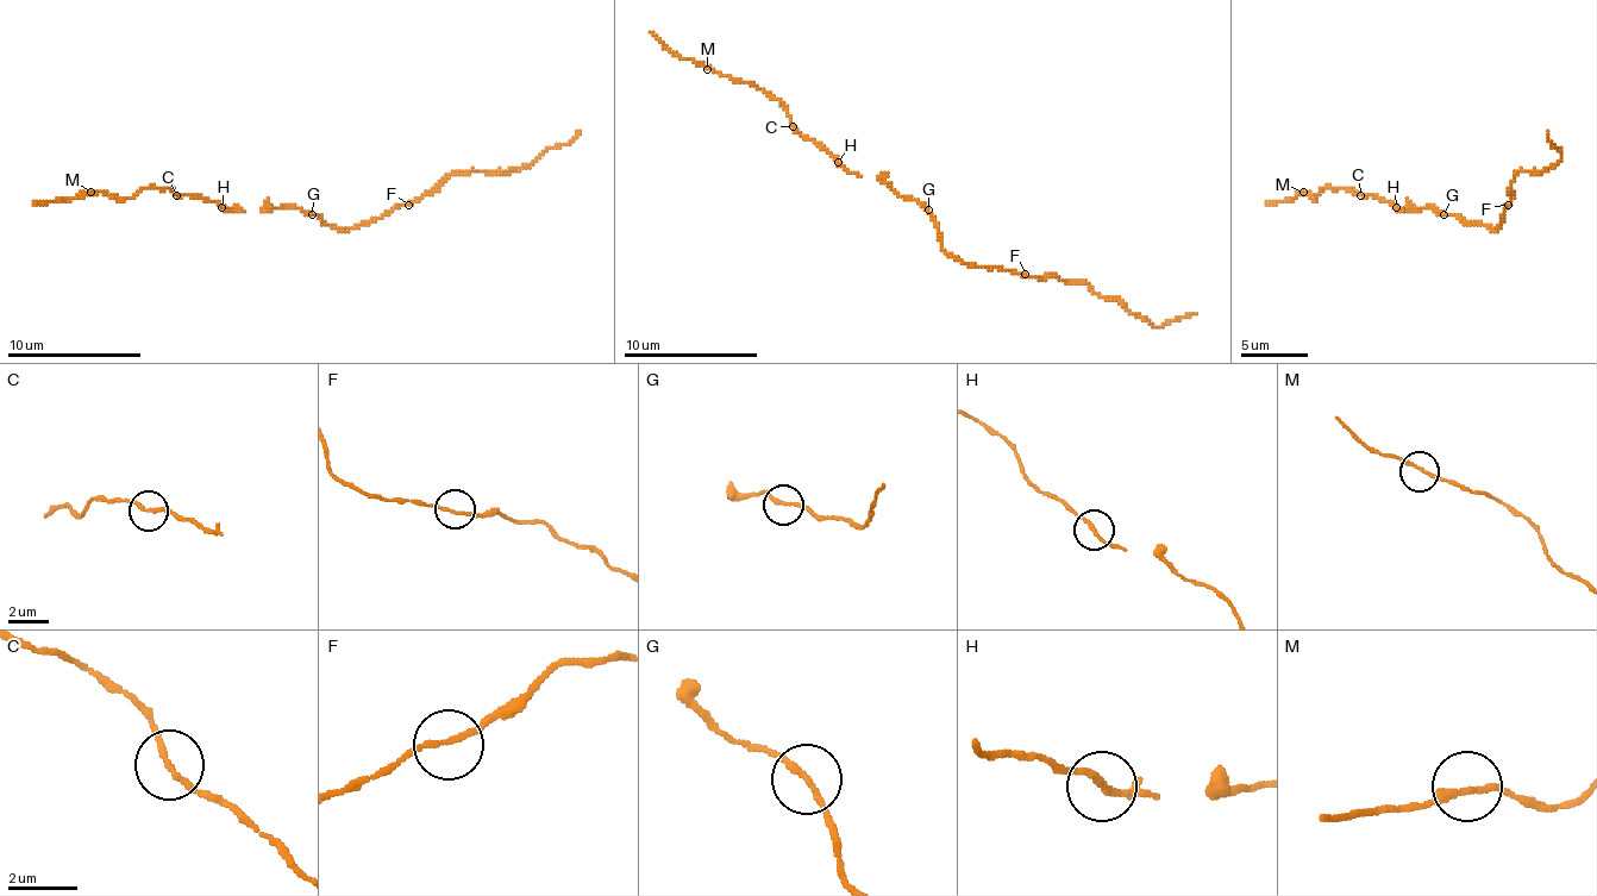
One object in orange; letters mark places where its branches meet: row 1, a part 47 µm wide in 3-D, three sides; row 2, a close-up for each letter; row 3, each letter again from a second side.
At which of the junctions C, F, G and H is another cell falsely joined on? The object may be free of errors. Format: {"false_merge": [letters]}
{"false_merge": []}

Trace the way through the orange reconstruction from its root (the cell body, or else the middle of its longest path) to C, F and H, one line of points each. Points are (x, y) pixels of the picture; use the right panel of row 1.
C: (1444, 212), (1434, 208), (1401, 212), (1390, 201), (1360, 194)
F: (1444, 212), (1464, 221), (1480, 221), (1488, 229), (1497, 229), (1508, 205)
H: (1444, 212), (1434, 208), (1401, 212), (1397, 208)

